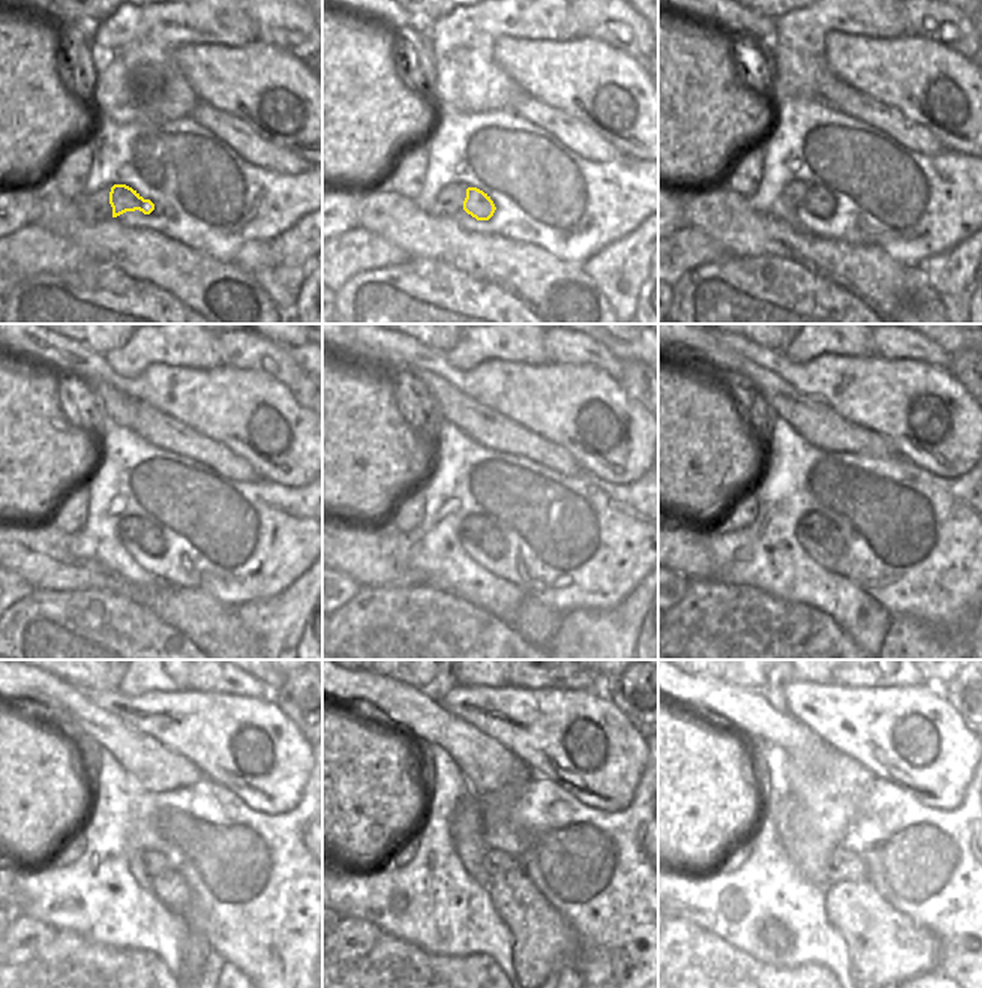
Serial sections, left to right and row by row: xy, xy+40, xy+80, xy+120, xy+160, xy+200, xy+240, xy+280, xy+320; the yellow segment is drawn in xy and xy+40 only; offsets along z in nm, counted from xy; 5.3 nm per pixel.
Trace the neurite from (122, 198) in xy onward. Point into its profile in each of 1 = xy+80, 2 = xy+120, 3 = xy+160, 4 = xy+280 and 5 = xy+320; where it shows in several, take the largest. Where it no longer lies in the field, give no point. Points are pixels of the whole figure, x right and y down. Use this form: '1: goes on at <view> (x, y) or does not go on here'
1: goes on at xy+80 (819, 201)
2: goes on at xy+120 (152, 540)
3: goes on at xy+160 (492, 541)
4: goes on at xy+280 (543, 942)
5: goes on at xy+320 (885, 946)

